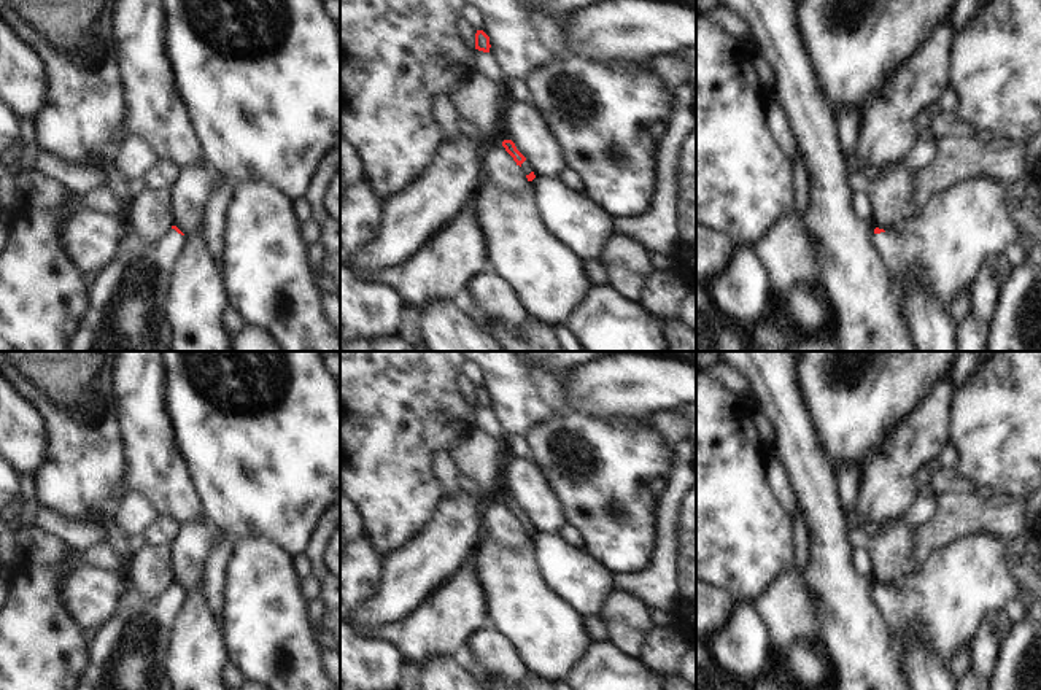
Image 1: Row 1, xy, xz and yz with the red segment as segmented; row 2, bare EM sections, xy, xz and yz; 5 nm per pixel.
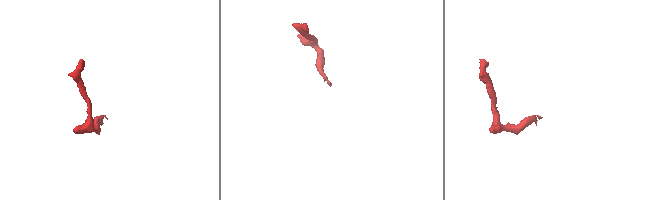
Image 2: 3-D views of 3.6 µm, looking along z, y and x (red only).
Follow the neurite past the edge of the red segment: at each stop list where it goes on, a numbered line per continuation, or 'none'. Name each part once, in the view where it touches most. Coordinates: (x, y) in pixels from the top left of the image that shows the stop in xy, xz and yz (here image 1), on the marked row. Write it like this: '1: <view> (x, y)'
1: xy (124, 312).

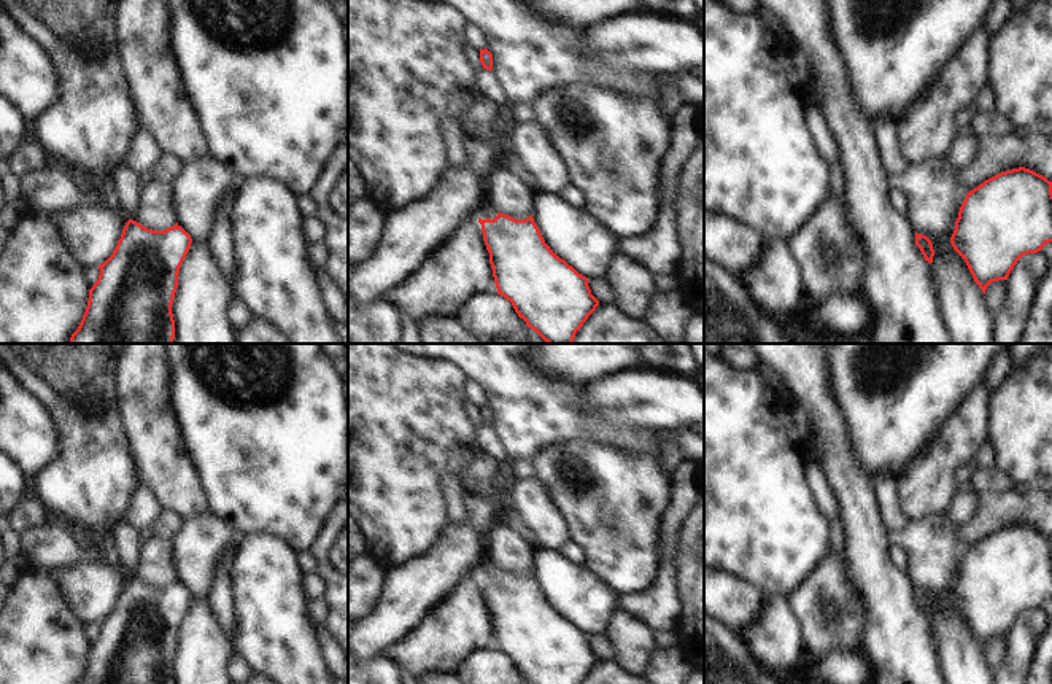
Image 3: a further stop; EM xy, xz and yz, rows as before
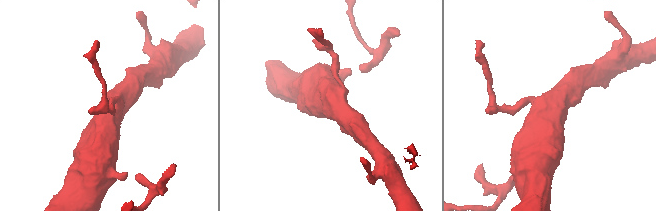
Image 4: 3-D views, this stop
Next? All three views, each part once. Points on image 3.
none.

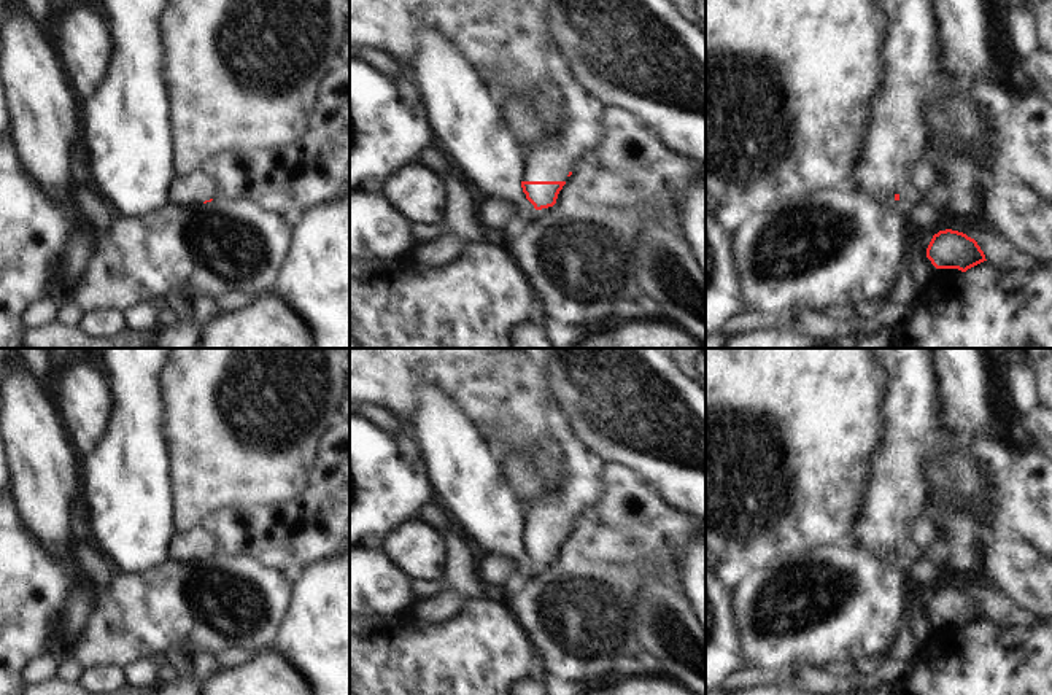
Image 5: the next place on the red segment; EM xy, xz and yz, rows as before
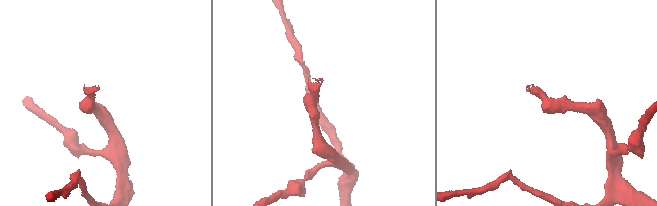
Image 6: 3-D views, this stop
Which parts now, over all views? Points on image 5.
1: xz (545, 161).

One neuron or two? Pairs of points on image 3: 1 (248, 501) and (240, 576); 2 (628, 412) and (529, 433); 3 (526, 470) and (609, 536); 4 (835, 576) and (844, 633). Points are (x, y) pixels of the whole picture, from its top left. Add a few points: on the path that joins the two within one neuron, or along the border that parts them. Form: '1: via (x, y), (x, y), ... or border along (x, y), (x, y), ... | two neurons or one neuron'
1: border along (240, 536), (264, 533), (282, 540) | two neurons
2: border along (584, 387), (590, 411), (612, 422), (639, 427) | two neurons
3: border along (531, 465), (534, 478) | two neurons
4: via (835, 590), (836, 619) | one neuron

